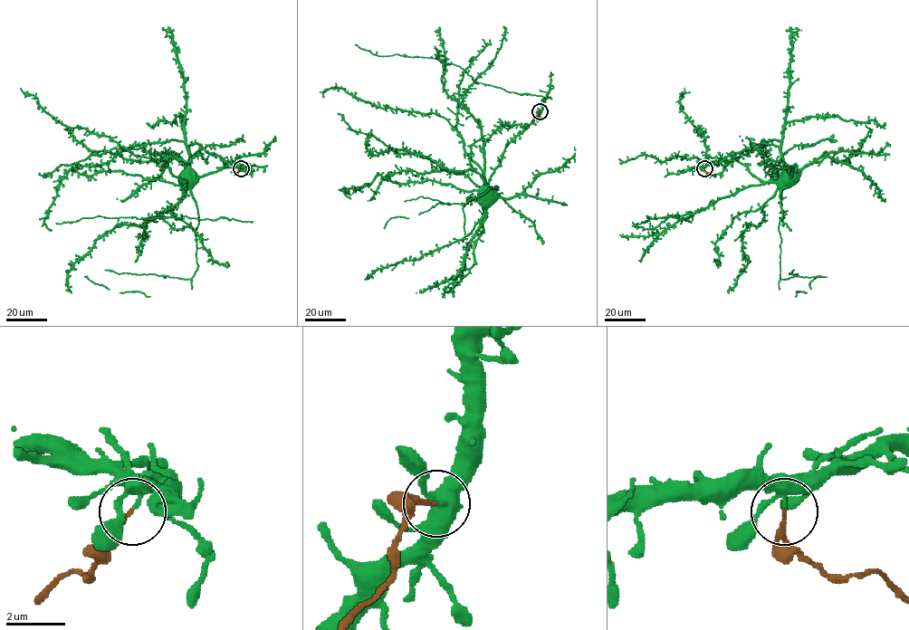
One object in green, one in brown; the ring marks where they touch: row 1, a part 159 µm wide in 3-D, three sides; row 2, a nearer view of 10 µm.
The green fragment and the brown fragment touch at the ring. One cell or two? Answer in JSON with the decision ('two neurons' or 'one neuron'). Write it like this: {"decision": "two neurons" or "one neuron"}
{"decision": "two neurons"}

